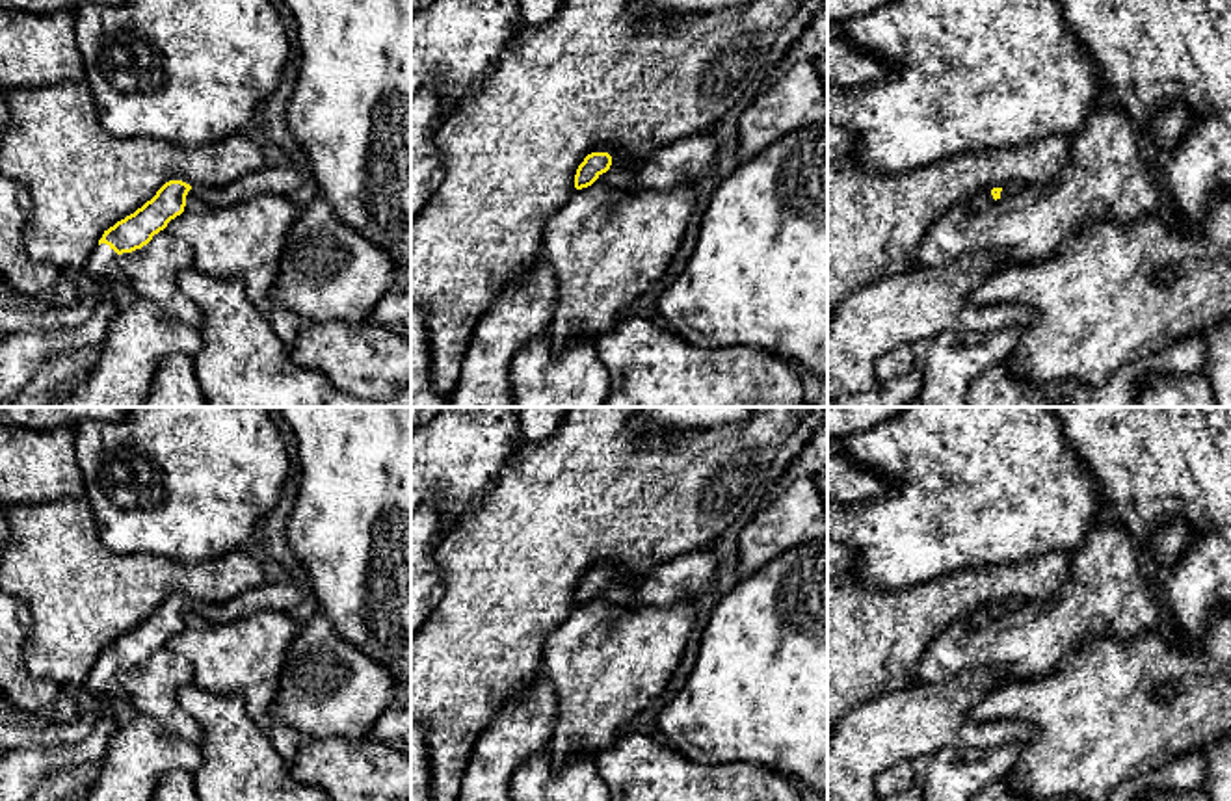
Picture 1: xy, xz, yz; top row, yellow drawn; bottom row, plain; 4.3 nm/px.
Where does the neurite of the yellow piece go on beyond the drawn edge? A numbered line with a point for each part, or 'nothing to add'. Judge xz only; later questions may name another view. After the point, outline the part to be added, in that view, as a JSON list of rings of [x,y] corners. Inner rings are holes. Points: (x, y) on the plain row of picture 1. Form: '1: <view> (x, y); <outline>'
1: xz (690, 575); [[[705,548],[684,554],[666,565],[655,567],[645,576],[629,580],[614,580],[606,587],[612,602],[638,608],[638,606],[671,606],[682,598],[697,598],[712,591],[718,574],[718,556]]]

